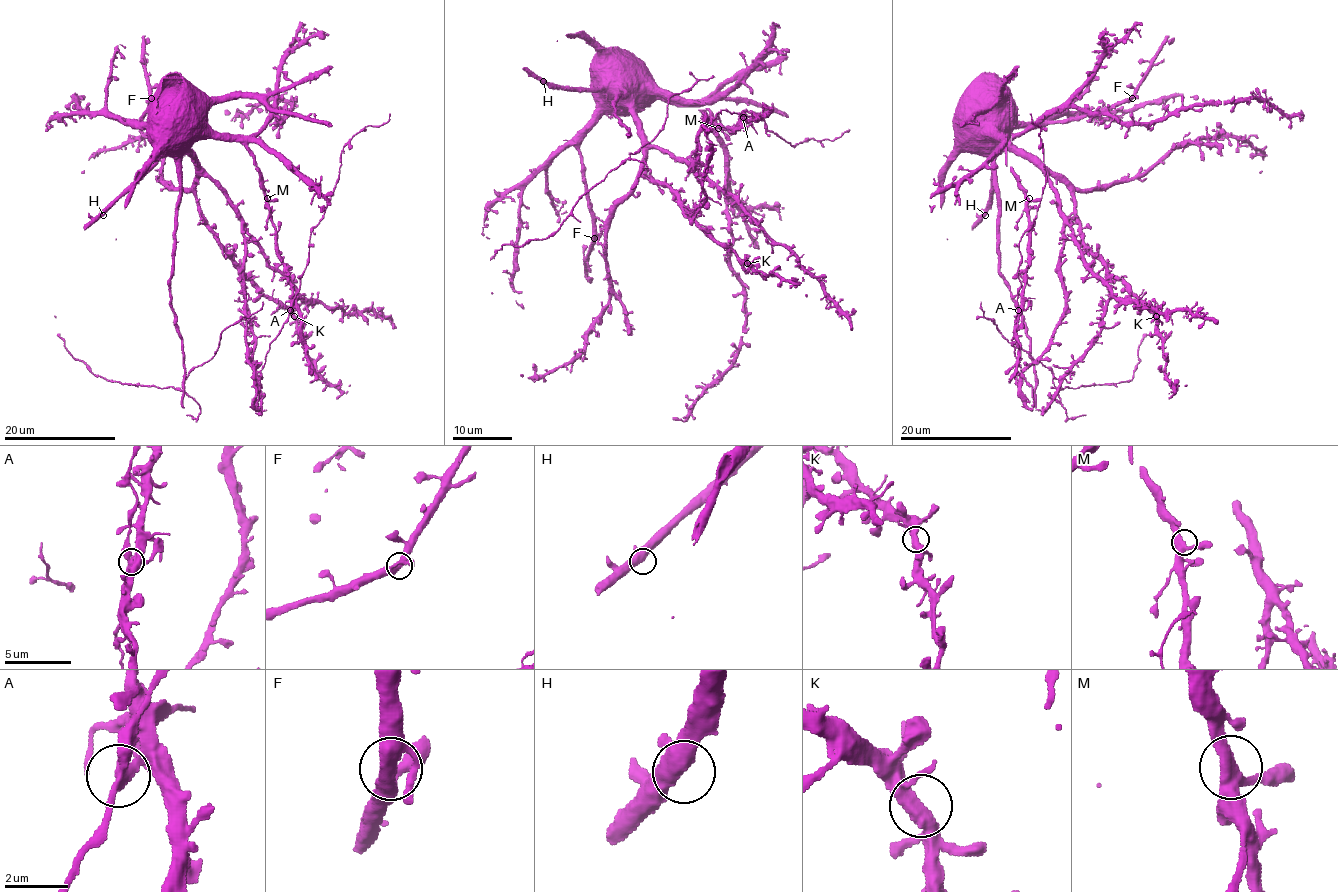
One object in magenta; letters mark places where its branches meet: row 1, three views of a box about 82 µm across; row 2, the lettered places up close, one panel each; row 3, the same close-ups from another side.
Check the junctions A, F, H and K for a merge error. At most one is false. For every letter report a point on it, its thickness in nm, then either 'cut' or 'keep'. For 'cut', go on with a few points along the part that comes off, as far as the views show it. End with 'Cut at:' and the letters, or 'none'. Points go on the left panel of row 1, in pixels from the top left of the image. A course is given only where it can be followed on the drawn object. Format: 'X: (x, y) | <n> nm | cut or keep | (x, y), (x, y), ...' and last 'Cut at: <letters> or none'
A: (290, 310) | 360 nm | keep
F: (151, 98) | 380 nm | keep
H: (103, 215) | 440 nm | keep
K: (294, 316) | 360 nm | keep
Cut at: none

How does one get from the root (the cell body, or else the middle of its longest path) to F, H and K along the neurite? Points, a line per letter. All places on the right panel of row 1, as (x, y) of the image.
F: (989, 155), (1001, 147), (1005, 136), (1013, 127), (1079, 119), (1110, 111), (1132, 98)
H: (989, 155), (991, 207), (985, 215)
K: (989, 155), (1013, 150), (1024, 158), (1036, 158), (1051, 171), (1070, 193), (1082, 242), (1156, 316)

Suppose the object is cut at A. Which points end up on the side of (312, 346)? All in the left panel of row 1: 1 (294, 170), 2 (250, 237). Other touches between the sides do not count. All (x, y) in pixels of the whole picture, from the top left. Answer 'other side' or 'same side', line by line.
1: other side
2: other side

